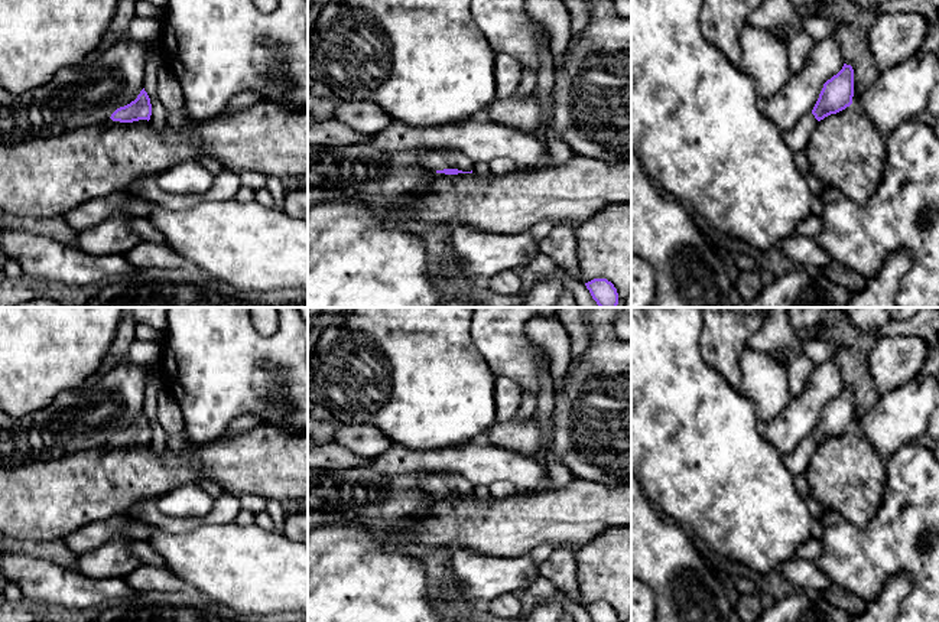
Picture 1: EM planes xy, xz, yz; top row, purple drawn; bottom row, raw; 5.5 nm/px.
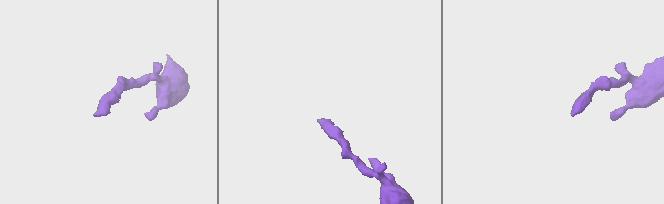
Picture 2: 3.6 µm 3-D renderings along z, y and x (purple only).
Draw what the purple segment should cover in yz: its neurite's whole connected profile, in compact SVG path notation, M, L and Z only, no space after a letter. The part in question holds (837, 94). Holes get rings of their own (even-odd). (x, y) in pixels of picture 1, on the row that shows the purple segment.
M844 63L842 69L823 84L813 110L805 114L790 131L783 133L789 149L793 153L806 150L816 123L849 107L852 97L854 69Z

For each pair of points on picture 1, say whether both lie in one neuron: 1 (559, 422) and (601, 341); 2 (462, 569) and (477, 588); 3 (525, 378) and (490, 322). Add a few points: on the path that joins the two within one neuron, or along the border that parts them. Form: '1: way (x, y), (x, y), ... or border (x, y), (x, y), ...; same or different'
1: way (564, 401), (574, 380), (593, 361); same
2: way (467, 573), (477, 583); same
3: way (520, 364), (506, 348), (500, 336); same

